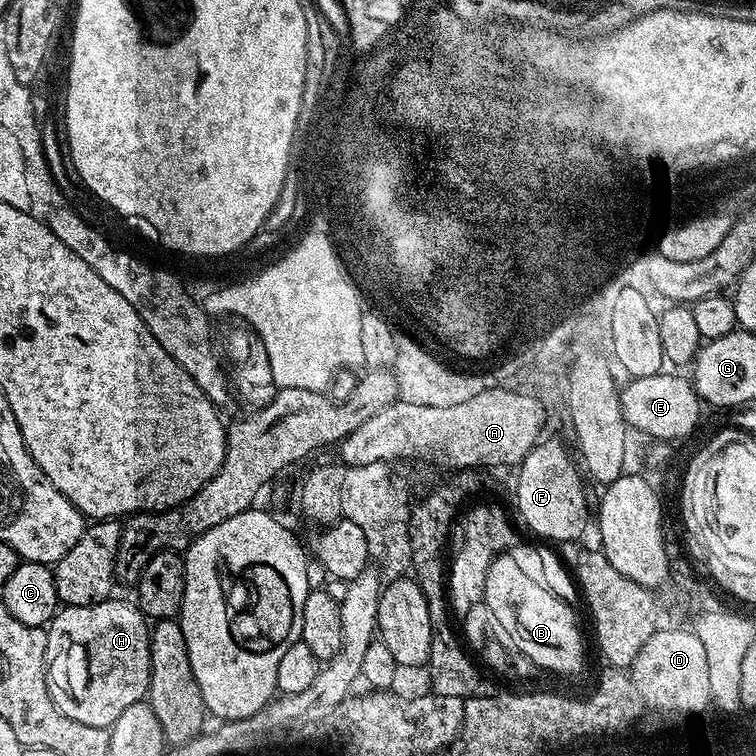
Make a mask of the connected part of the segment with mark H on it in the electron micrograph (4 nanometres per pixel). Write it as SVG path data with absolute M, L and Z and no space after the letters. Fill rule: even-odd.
M109 598L88 605L61 607L47 625L44 642L46 690L54 706L58 706L58 710L62 710L66 718L74 718L74 722L82 722L82 726L111 729L112 723L118 718L118 714L122 714L122 710L126 710L126 706L139 704L147 697L152 669L149 635L149 621L139 607L132 602L127 604L124 600ZM72 644L80 648L85 662L88 663L88 681L85 682L84 688L72 688Z

